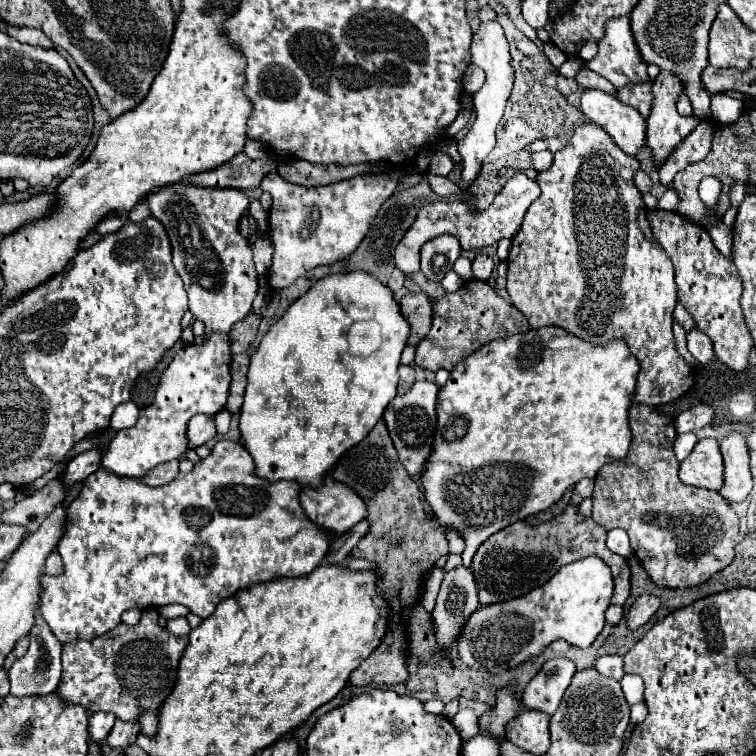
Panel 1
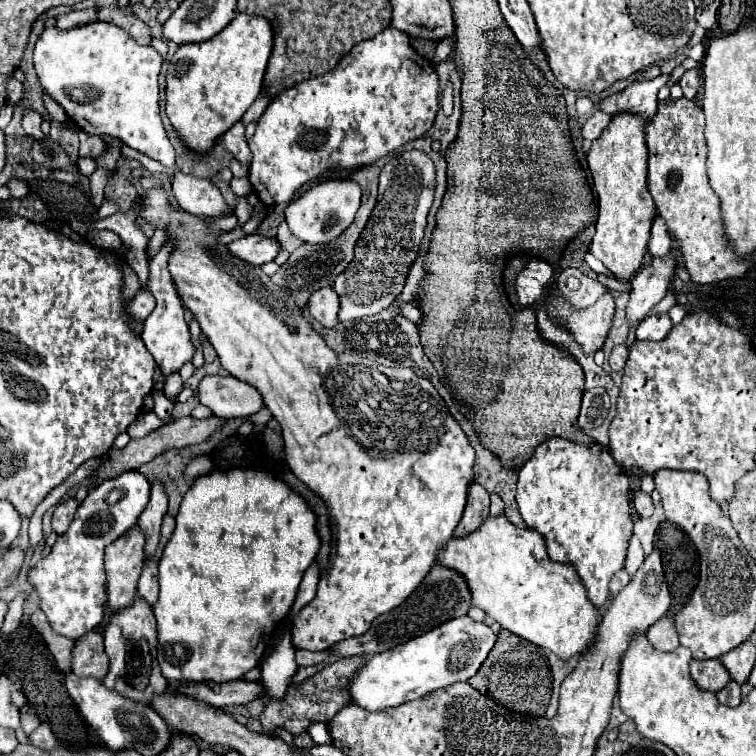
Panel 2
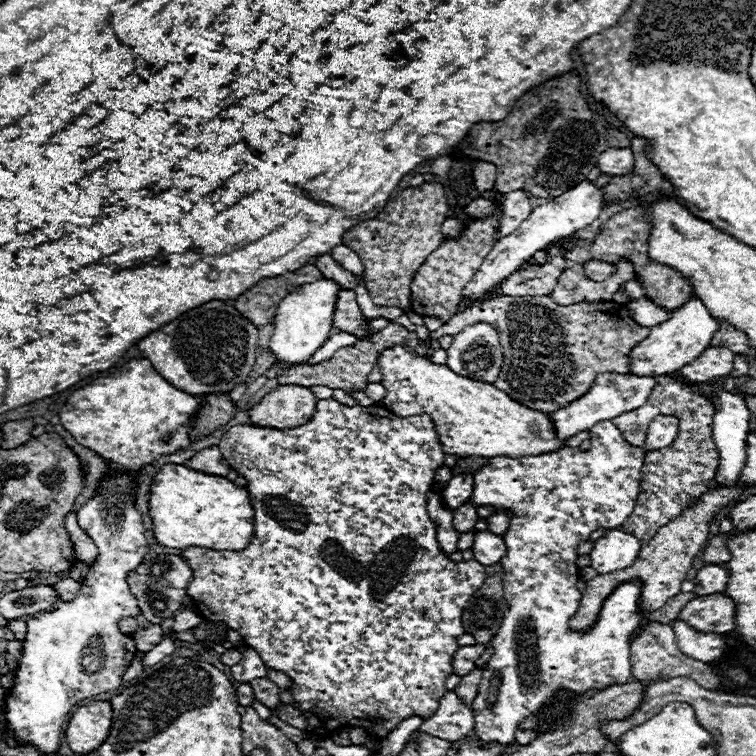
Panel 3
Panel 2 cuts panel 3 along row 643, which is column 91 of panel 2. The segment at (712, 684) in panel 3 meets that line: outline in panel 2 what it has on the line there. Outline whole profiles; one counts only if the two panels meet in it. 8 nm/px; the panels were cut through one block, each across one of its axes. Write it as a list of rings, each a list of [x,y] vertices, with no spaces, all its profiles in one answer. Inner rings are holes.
[[[90,632],[76,640],[74,658],[72,658],[72,672],[76,676],[90,676],[102,680],[106,676],[108,660],[104,652],[104,640],[98,632]]]

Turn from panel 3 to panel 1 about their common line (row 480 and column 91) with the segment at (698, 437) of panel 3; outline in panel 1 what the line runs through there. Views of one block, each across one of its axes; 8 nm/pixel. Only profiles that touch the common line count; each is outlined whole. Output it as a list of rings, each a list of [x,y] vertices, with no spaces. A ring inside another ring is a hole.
[[[144,610],[136,626],[118,624],[114,630],[90,642],[84,642],[84,640],[68,642],[62,650],[62,680],[58,684],[58,694],[68,704],[84,706],[90,714],[112,712],[120,720],[138,720],[142,712],[158,714],[162,700],[168,696],[170,688],[174,688],[178,660],[186,648],[186,642],[188,642],[188,636],[174,636],[166,632],[166,628],[158,626],[156,610]]]

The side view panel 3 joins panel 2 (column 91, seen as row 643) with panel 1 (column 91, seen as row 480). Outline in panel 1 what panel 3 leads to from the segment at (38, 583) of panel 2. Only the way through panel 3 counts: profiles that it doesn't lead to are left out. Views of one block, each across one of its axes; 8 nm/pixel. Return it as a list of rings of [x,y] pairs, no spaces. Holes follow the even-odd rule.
[[[218,440],[212,448],[212,452],[202,458],[200,462],[194,464],[194,470],[190,474],[178,474],[170,484],[152,488],[142,484],[140,480],[130,480],[126,476],[118,476],[114,472],[106,472],[104,468],[98,468],[94,474],[90,474],[84,480],[84,486],[80,490],[80,494],[72,500],[72,504],[68,506],[68,518],[66,518],[66,532],[62,536],[62,540],[58,542],[58,552],[62,556],[64,562],[64,570],[60,576],[48,576],[44,574],[40,578],[40,608],[42,608],[42,616],[48,622],[52,634],[62,642],[72,642],[72,640],[94,640],[96,636],[102,636],[106,632],[110,632],[112,628],[116,628],[120,624],[120,614],[128,608],[160,608],[166,604],[182,604],[186,606],[192,614],[200,616],[200,618],[208,618],[216,604],[234,596],[238,590],[248,590],[254,584],[262,584],[262,582],[270,582],[276,578],[294,578],[294,576],[306,576],[310,574],[320,562],[322,556],[326,556],[326,548],[330,548],[330,544],[334,542],[334,536],[330,540],[326,540],[326,536],[322,538],[322,532],[318,532],[316,528],[310,528],[310,524],[306,524],[306,520],[302,520],[302,510],[298,508],[298,494],[300,488],[294,482],[266,482],[266,480],[258,480],[258,476],[254,476],[254,460],[252,456],[246,452],[246,448],[242,448],[240,442],[234,440]]]

